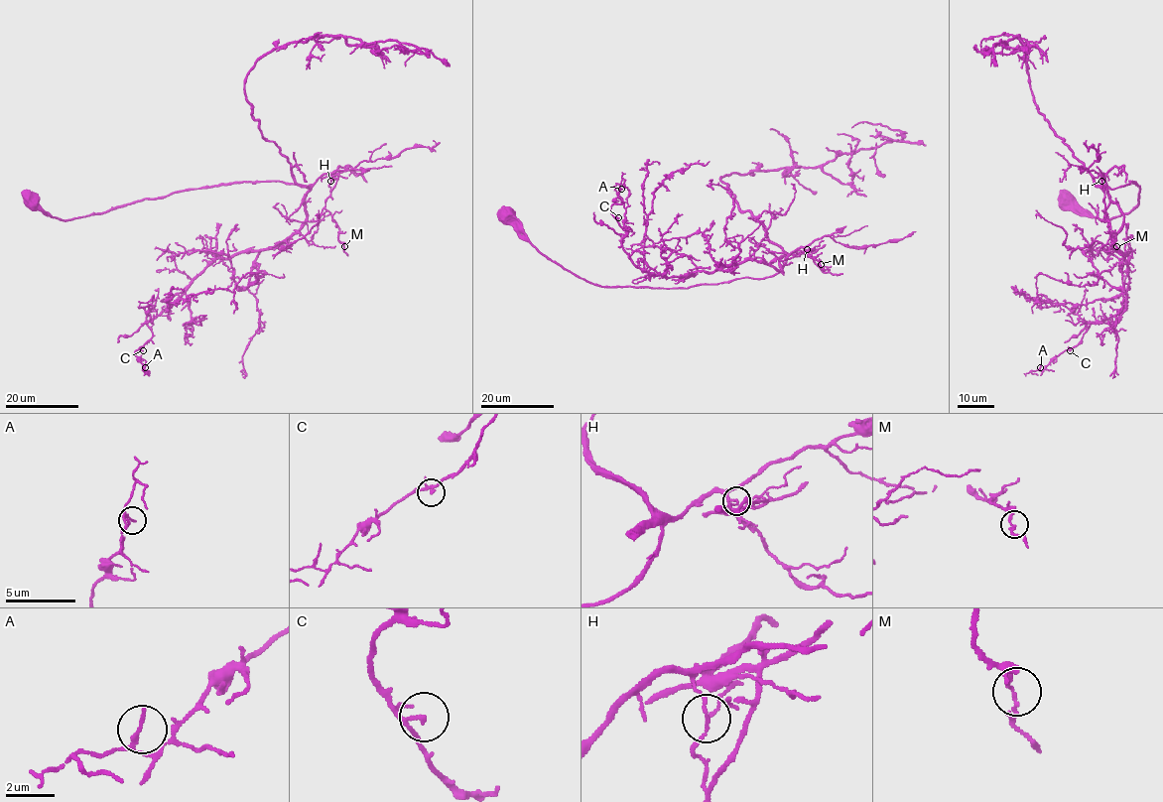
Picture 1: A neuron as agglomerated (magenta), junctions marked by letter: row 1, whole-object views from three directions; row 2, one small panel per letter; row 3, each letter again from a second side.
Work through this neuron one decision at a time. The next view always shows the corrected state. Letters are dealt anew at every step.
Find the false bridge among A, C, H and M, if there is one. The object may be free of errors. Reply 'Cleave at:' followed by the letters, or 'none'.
Cleave at: H

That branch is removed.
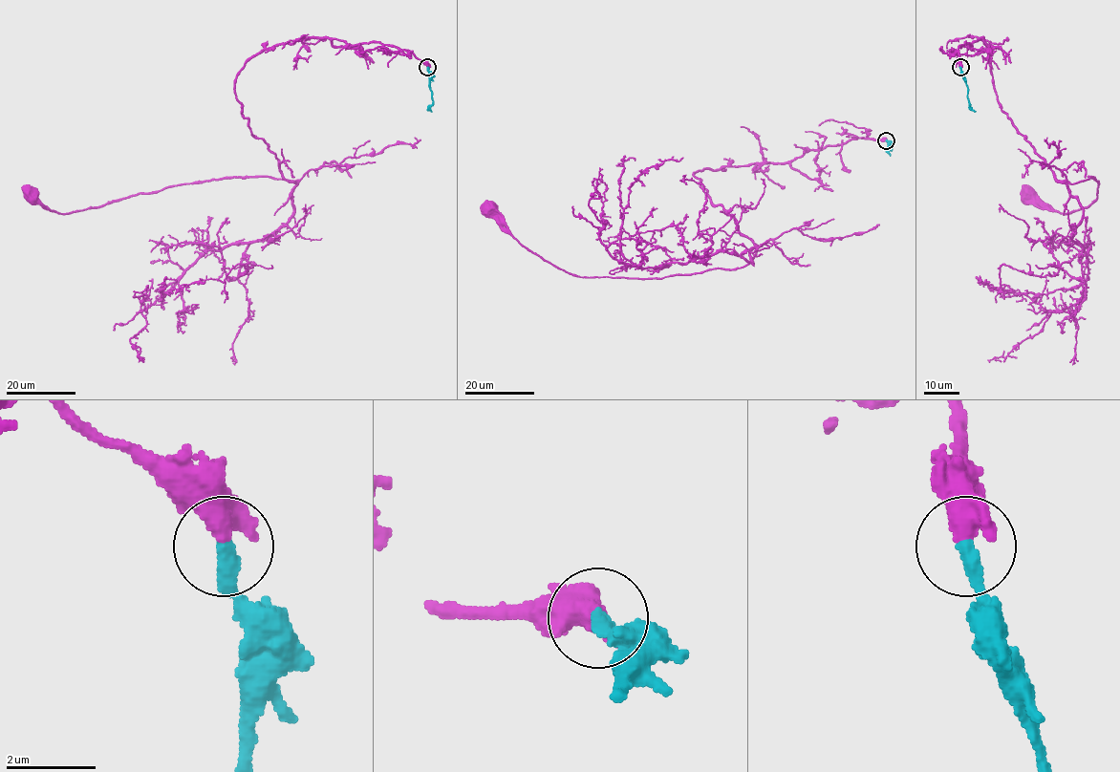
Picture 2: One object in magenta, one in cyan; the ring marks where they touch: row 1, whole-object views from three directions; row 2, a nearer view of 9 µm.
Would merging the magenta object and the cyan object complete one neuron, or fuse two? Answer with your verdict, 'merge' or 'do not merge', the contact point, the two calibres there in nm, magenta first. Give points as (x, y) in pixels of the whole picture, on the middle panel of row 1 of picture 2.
merge; place (886, 140); calibres 600 and 360 nm

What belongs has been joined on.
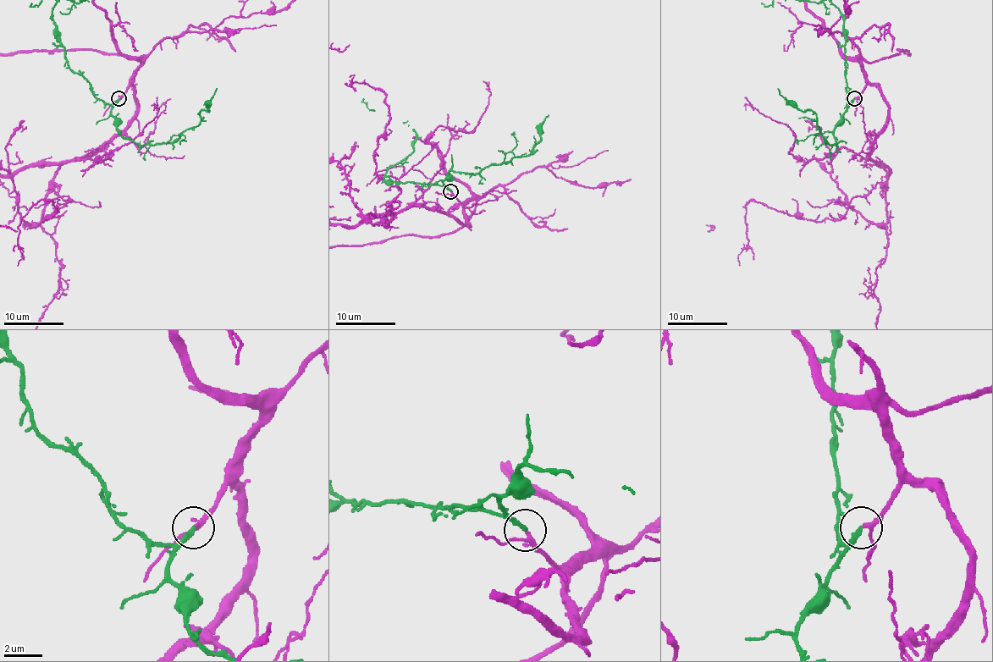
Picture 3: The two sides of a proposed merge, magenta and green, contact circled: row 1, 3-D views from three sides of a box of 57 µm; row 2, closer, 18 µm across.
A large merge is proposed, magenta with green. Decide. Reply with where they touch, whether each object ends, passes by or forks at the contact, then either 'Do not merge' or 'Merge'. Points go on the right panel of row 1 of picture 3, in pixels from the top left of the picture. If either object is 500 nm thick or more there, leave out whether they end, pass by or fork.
Place: (854, 98). At the ring magenta passes by. At the ring green ends. Merge

